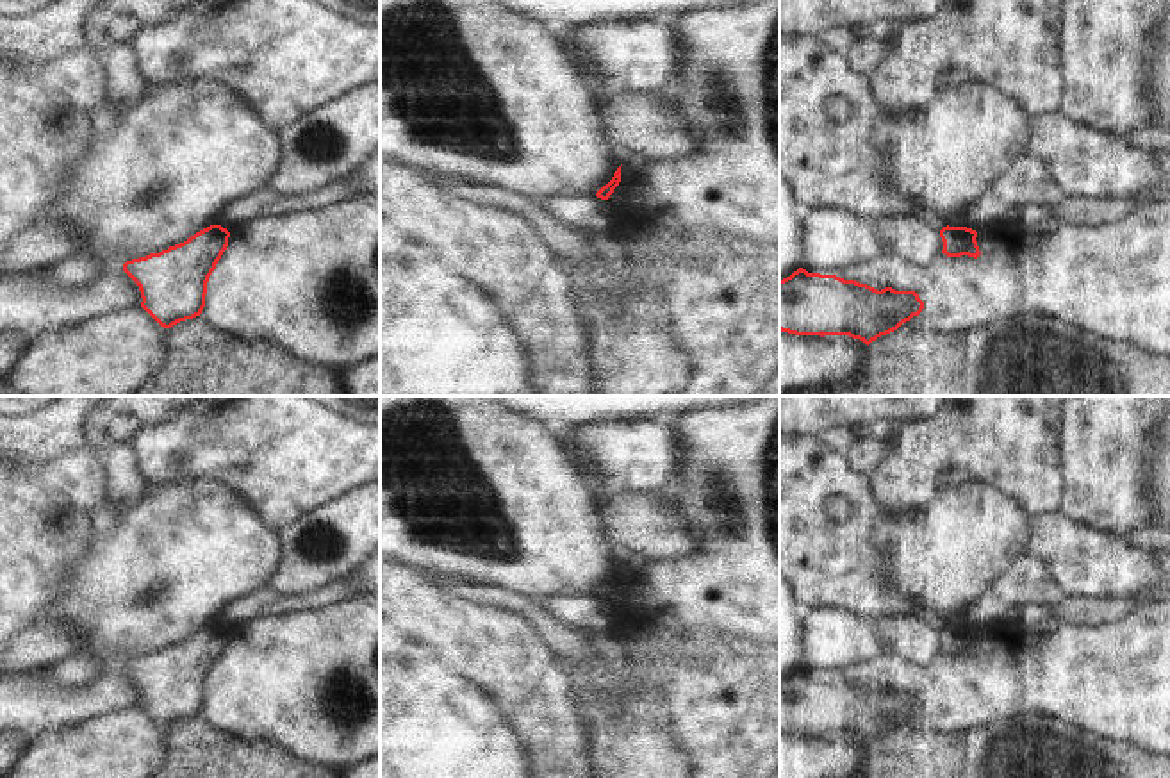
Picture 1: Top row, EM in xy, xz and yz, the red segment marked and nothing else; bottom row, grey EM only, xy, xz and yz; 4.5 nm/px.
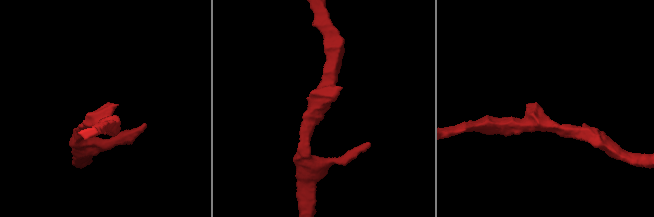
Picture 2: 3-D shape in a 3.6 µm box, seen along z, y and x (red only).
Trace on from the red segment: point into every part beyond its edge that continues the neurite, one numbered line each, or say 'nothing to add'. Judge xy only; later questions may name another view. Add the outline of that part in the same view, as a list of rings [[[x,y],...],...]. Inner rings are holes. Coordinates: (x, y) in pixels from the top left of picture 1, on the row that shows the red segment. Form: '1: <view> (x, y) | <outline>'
nothing to add

